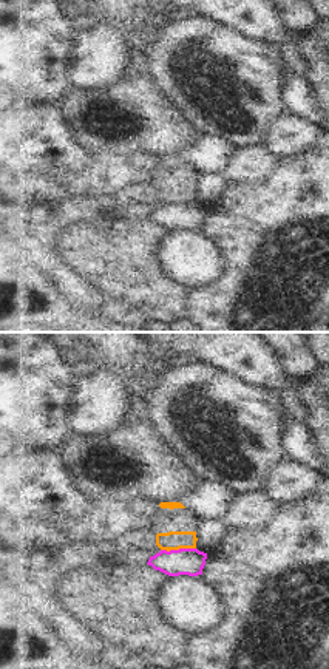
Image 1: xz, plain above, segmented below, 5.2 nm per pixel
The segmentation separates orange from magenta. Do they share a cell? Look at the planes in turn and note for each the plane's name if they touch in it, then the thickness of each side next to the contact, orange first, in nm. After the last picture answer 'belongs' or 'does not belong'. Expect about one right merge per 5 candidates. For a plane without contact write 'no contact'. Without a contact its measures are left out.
contact in xz; calibres 100 and 140 nm

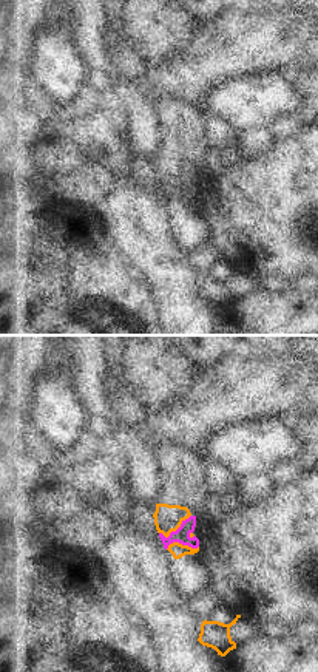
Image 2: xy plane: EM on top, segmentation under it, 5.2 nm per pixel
contact in xy; calibres 140 and 80 nm

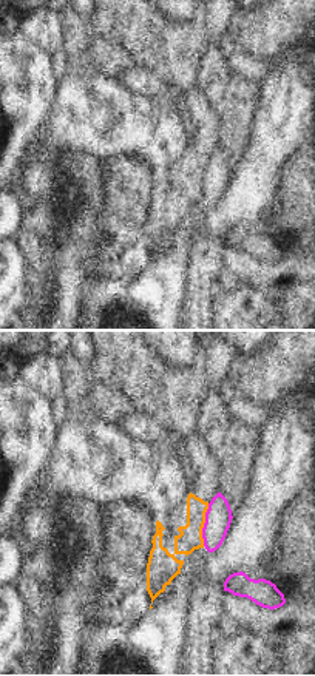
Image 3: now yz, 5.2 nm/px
contact in yz; calibres 120 and 140 nm

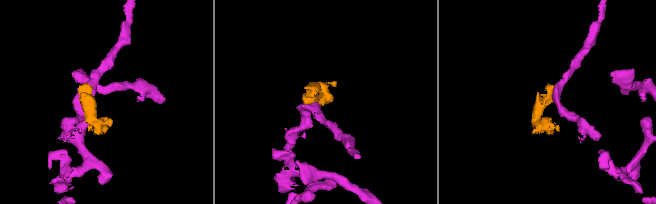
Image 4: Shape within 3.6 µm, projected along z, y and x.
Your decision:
does not belong

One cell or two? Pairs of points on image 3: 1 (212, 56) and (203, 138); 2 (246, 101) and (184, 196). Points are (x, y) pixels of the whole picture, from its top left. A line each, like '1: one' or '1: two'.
1: two
2: two

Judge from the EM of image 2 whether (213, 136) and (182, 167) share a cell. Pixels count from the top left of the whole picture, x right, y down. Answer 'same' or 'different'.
different

